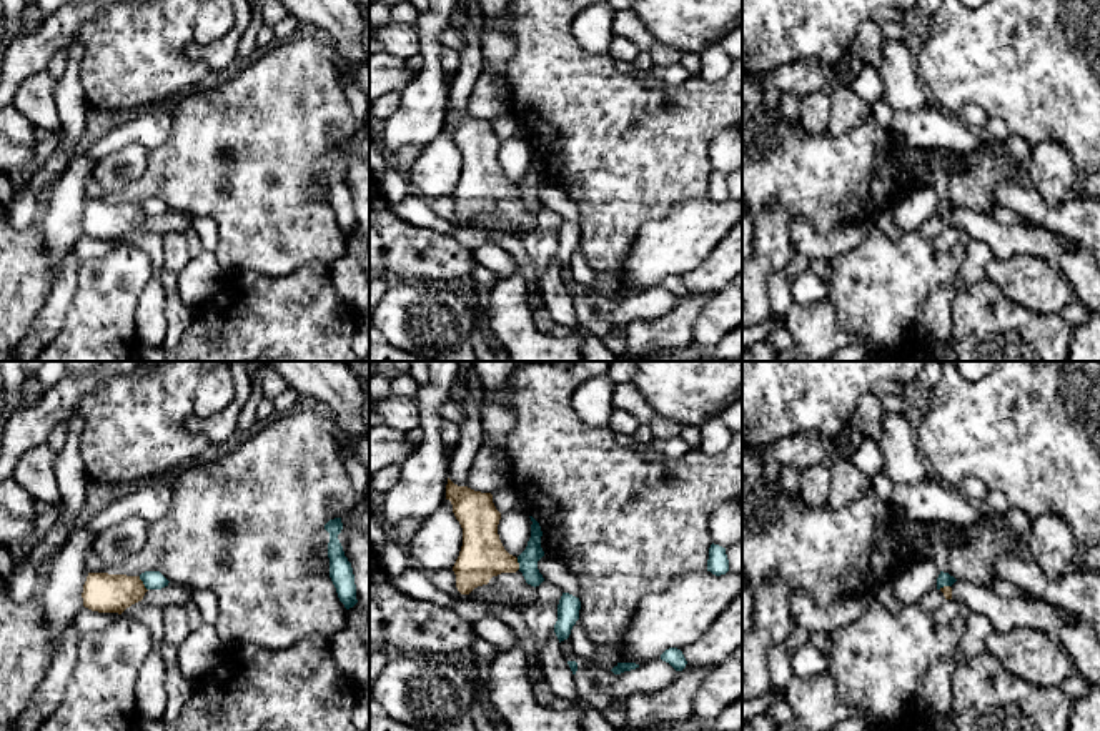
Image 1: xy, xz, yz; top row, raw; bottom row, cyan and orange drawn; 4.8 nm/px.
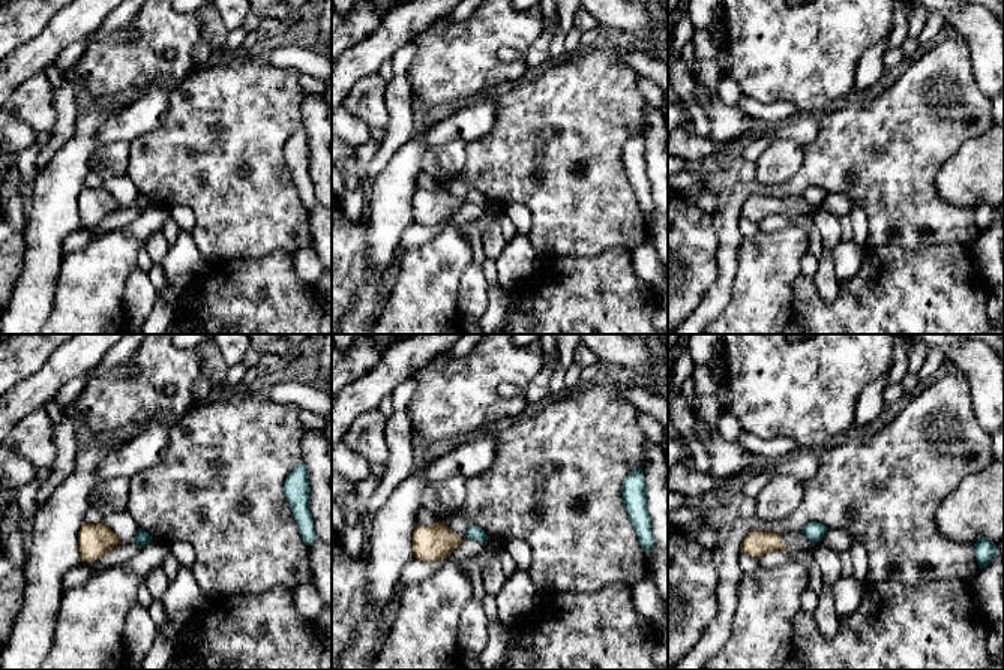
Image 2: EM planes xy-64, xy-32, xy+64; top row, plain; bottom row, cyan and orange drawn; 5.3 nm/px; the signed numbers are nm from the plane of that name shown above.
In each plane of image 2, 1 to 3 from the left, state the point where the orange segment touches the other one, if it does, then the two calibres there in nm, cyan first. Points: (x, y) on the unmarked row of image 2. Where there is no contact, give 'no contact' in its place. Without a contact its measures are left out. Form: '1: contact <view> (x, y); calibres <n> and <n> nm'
1: no contact
2: no contact
3: no contact

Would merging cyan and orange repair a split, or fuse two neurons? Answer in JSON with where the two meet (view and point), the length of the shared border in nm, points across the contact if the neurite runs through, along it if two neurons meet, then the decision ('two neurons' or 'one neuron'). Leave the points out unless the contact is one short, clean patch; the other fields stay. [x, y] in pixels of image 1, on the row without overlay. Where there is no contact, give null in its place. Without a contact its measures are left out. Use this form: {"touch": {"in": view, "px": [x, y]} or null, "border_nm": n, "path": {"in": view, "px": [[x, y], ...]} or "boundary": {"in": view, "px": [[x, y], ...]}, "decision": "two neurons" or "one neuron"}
{"touch": {"in": "xy", "px": [143, 210]}, "border_nm": 80, "boundary": {"in": "xy", "px": [[138, 203], [147, 217]]}, "decision": "two neurons"}

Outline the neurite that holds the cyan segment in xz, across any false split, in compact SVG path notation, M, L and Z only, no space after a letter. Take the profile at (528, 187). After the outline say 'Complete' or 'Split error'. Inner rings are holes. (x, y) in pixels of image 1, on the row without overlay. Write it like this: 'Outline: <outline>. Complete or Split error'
Outline: M533 143L529 145L533 148L531 165L526 177L518 183L518 190L526 210L536 215L544 208L543 201L538 196L538 188L544 183L544 178L541 175L543 158L539 150Z. Complete

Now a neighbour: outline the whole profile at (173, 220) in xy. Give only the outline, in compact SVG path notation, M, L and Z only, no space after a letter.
M168 210L161 216L148 216L141 228L161 235L170 231L185 233L188 228L191 228L191 218L193 216L185 211Z

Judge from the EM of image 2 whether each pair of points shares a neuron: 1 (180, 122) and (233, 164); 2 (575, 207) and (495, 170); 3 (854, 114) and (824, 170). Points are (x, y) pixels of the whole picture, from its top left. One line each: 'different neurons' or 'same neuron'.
1: same neuron
2: same neuron
3: same neuron

